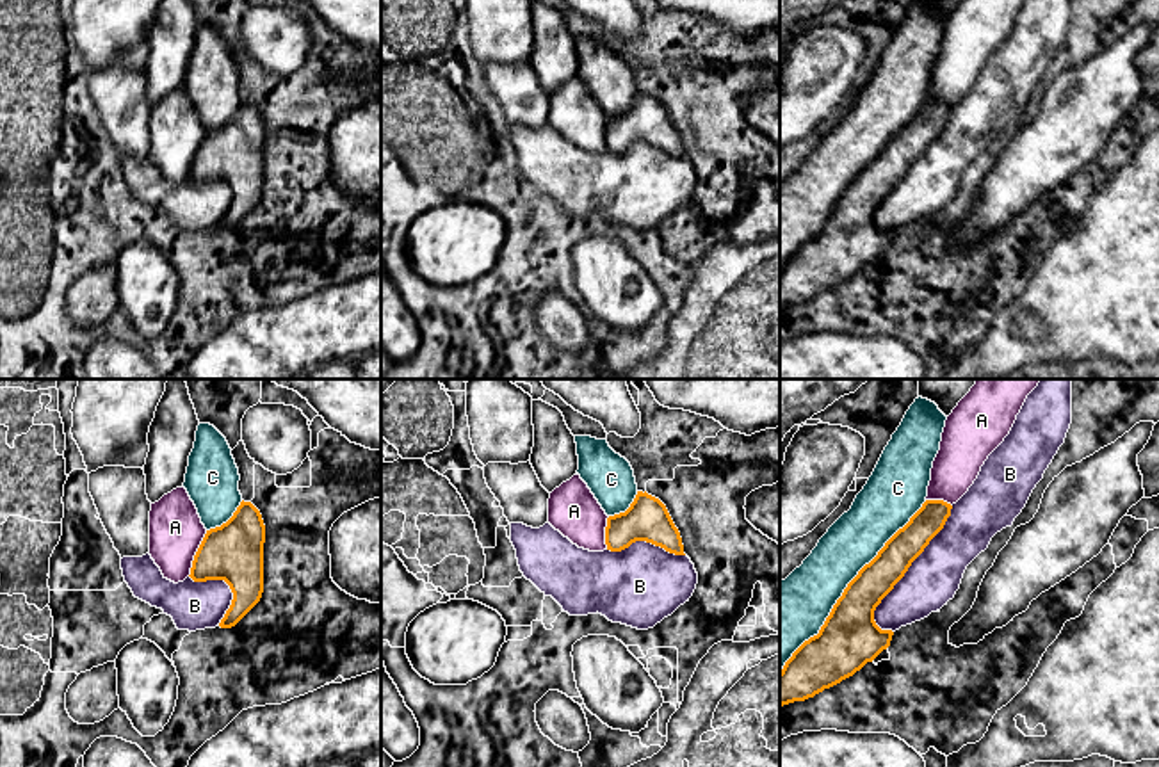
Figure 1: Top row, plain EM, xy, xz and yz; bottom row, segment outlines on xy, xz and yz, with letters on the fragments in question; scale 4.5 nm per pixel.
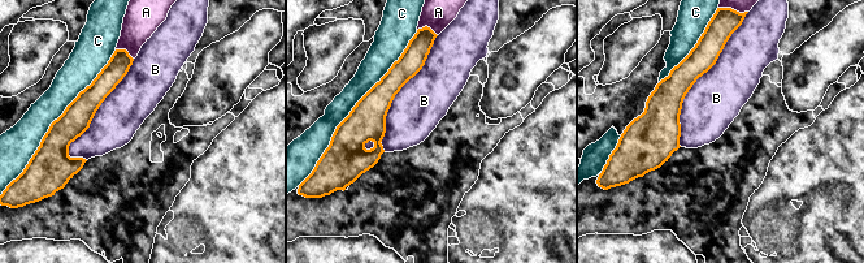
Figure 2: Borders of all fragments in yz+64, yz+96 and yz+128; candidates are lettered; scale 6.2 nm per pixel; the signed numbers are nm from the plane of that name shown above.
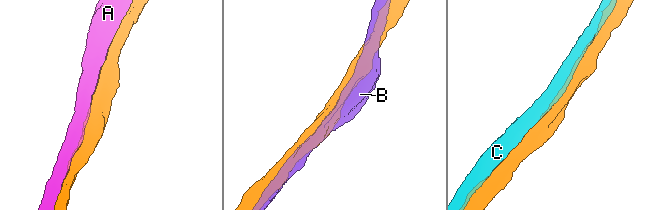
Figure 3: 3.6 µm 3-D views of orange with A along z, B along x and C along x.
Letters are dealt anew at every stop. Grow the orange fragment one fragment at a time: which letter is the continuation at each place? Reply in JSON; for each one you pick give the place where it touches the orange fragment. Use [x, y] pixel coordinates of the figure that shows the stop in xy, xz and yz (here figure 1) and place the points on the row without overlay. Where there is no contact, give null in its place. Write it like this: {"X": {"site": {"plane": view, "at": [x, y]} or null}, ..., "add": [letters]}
{"add": []}

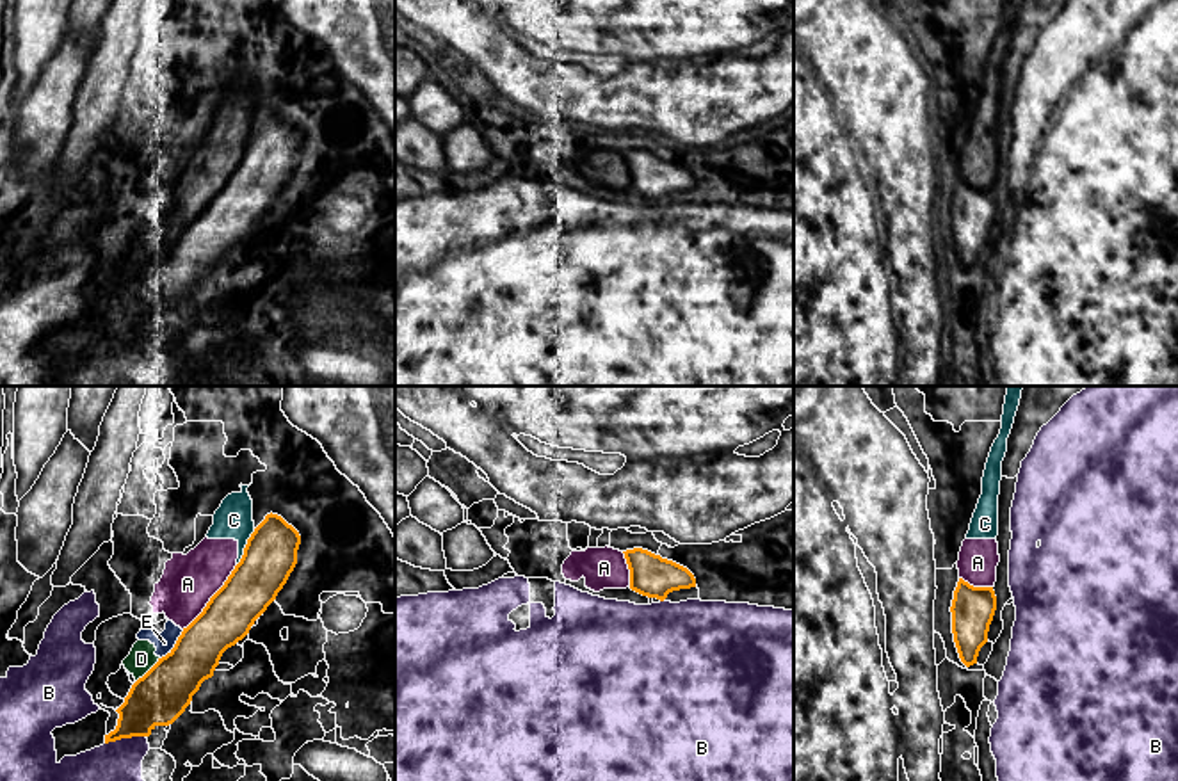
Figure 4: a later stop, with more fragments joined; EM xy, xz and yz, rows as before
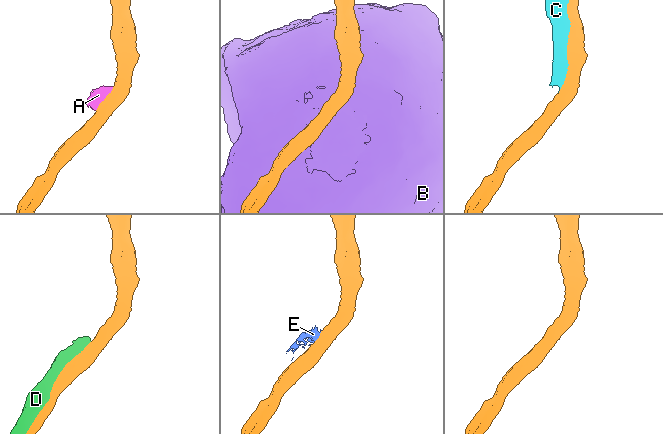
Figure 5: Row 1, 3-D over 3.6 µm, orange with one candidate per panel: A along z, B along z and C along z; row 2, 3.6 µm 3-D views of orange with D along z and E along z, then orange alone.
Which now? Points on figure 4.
{"add": []}

